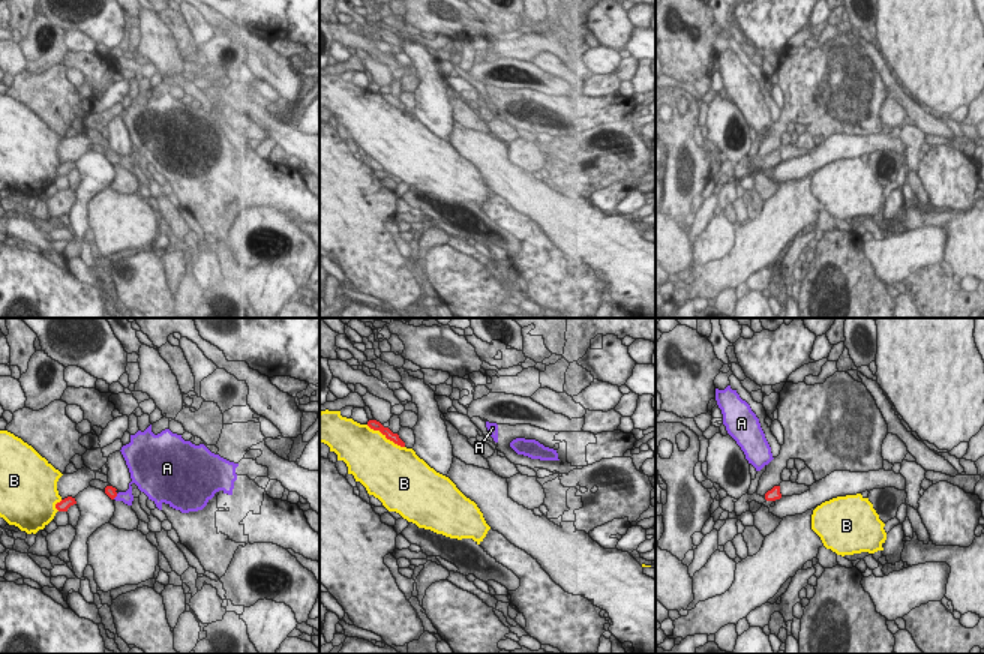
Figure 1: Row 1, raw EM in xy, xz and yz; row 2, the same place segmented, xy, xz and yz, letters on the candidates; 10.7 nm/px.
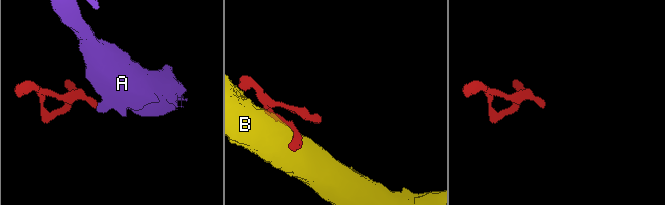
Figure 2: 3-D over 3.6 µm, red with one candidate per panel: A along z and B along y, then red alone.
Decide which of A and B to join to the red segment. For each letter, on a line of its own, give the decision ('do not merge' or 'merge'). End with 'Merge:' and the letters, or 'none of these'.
A: merge
B: do not merge
Merge: A

